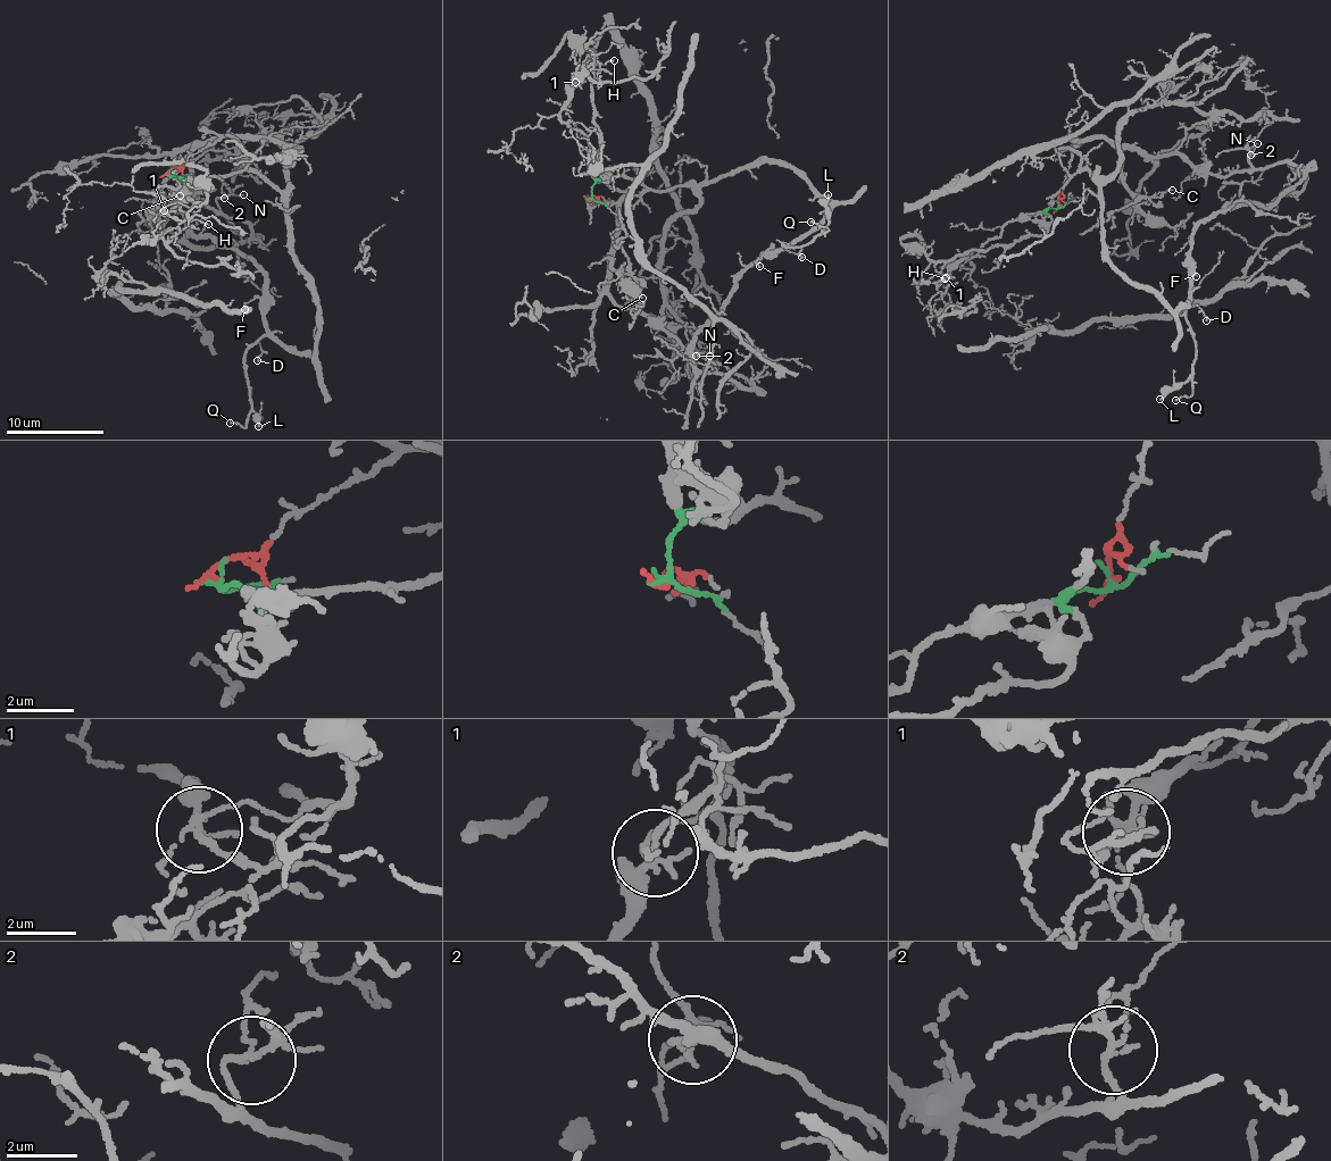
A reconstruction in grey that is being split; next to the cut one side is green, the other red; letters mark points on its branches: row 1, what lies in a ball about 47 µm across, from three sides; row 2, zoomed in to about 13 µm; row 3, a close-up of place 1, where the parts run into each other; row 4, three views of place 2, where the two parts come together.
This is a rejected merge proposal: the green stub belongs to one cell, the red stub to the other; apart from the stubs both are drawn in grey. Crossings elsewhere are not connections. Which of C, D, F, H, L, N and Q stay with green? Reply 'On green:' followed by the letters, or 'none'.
On green: D, F, H, L, Q

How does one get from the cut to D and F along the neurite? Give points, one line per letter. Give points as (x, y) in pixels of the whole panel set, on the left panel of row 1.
D: (171, 175), (263, 174), (285, 202), (292, 260), (315, 298), (315, 356), (267, 335), (257, 340), (258, 361)
F: (171, 175), (263, 174), (285, 202), (292, 260), (315, 298), (315, 356), (271, 333), (264, 302), (243, 309)

